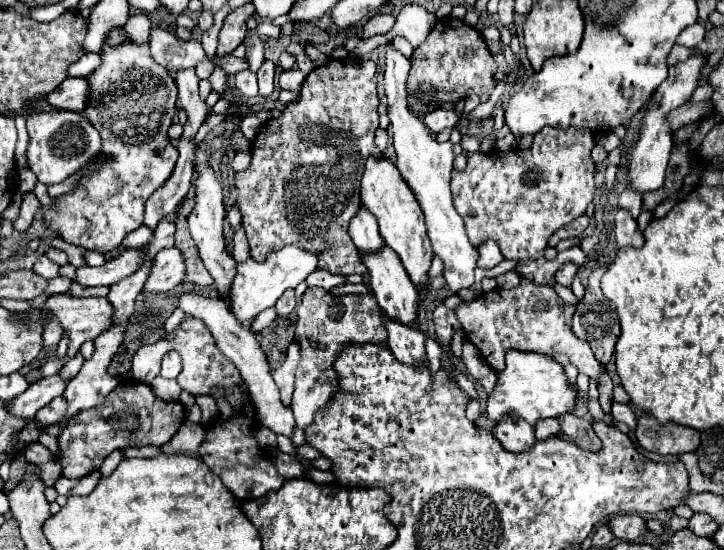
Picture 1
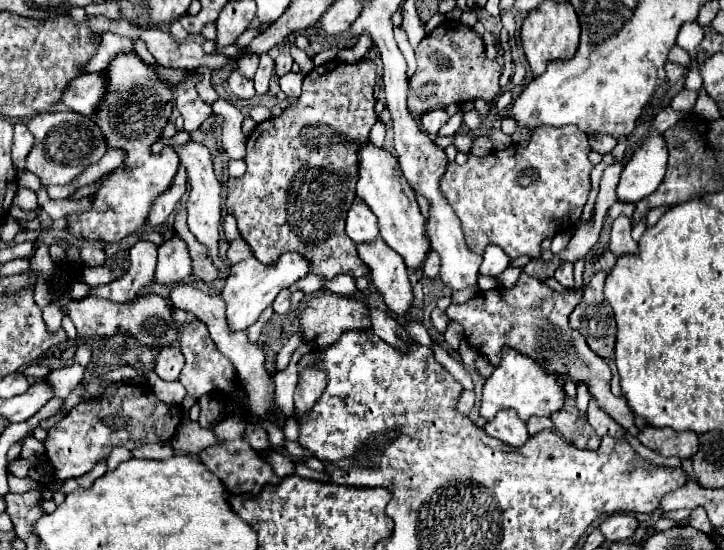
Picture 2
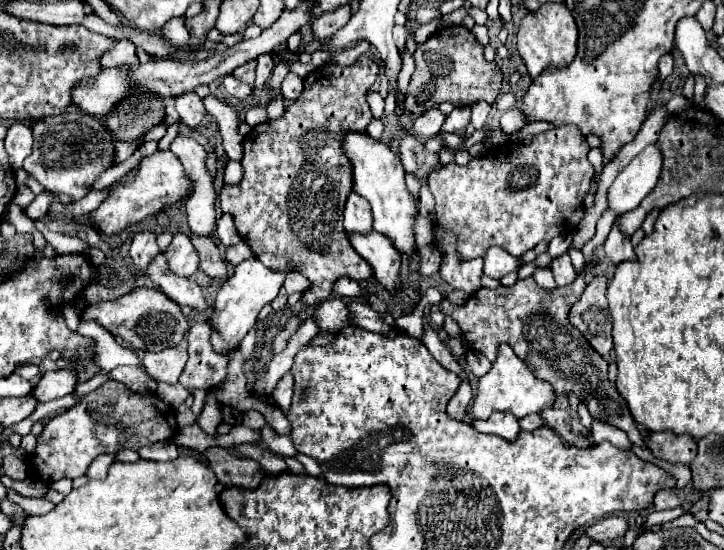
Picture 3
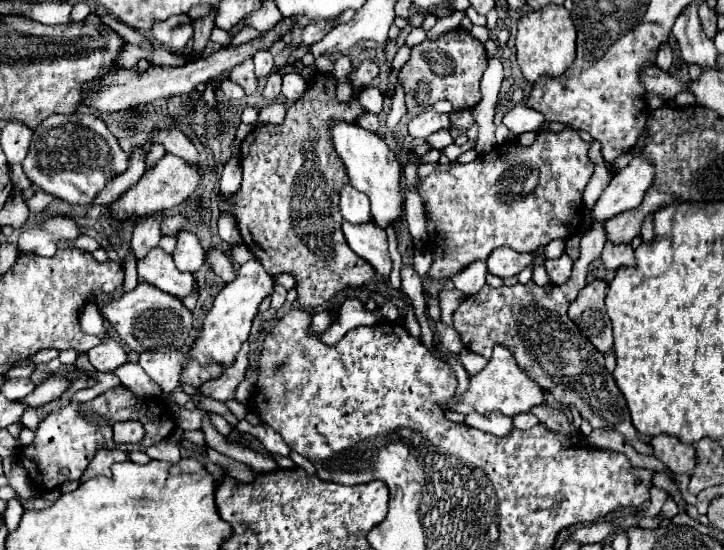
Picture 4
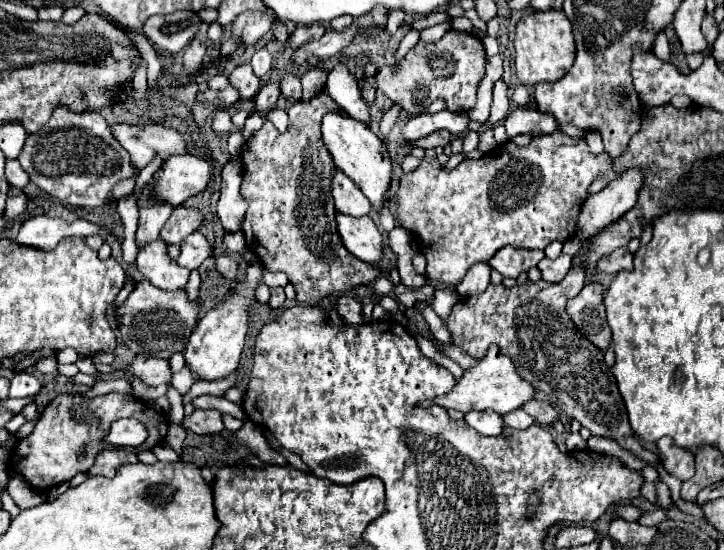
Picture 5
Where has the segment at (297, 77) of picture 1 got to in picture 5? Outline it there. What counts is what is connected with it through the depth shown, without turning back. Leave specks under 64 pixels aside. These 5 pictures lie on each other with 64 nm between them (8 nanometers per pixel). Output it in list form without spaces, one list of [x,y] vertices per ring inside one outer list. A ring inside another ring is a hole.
[[[288,74],[280,80],[280,90],[286,98],[294,98],[294,100],[300,100],[300,92],[302,92],[302,86],[300,86],[300,80],[294,76],[294,74]]]

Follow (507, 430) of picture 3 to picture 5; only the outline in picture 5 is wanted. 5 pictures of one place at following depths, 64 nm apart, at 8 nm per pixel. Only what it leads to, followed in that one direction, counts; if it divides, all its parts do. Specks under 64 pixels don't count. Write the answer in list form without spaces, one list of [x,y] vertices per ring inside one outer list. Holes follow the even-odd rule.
[[[468,412],[464,414],[464,422],[466,426],[482,432],[484,436],[498,436],[504,428],[502,418],[496,412]]]

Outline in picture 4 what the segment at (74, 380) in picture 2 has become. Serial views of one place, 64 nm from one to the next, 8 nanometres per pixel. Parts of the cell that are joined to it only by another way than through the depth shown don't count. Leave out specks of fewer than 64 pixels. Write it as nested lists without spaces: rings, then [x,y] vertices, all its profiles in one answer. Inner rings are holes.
[[[48,376],[48,380],[44,380],[42,384],[38,384],[38,388],[32,394],[28,394],[22,400],[22,404],[24,406],[40,406],[40,404],[46,404],[46,402],[58,398],[66,388],[68,388],[68,378]]]

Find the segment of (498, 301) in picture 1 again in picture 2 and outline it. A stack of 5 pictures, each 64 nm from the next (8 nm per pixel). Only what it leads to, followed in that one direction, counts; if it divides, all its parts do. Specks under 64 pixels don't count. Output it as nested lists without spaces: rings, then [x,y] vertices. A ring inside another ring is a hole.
[[[520,274],[518,282],[512,288],[494,288],[486,292],[478,292],[464,304],[450,304],[446,308],[448,318],[456,320],[466,336],[466,342],[476,348],[482,356],[490,360],[492,366],[500,362],[502,346],[510,346],[524,356],[532,356],[532,360],[544,360],[552,372],[560,372],[560,384],[572,380],[574,384],[584,382],[588,386],[590,398],[598,402],[598,406],[614,418],[630,436],[638,436],[638,428],[634,424],[634,414],[628,408],[626,400],[614,396],[610,392],[610,366],[604,358],[596,356],[584,336],[568,326],[568,316],[576,308],[582,298],[582,288],[566,288],[566,292],[554,292],[532,276]]]

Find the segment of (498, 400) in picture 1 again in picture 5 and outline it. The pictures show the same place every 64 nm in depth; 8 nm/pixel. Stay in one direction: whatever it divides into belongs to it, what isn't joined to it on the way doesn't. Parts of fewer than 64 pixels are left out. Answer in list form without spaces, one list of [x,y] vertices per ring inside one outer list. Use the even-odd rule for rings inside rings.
[[[492,344],[488,348],[488,352],[484,354],[484,358],[480,358],[472,368],[466,368],[464,374],[456,380],[456,386],[444,394],[444,396],[436,396],[430,400],[420,402],[420,408],[438,404],[442,408],[454,408],[460,412],[470,412],[470,410],[494,410],[498,414],[506,414],[510,410],[520,408],[524,402],[534,398],[534,388],[518,376],[514,362],[508,356],[502,356],[498,346]]]

